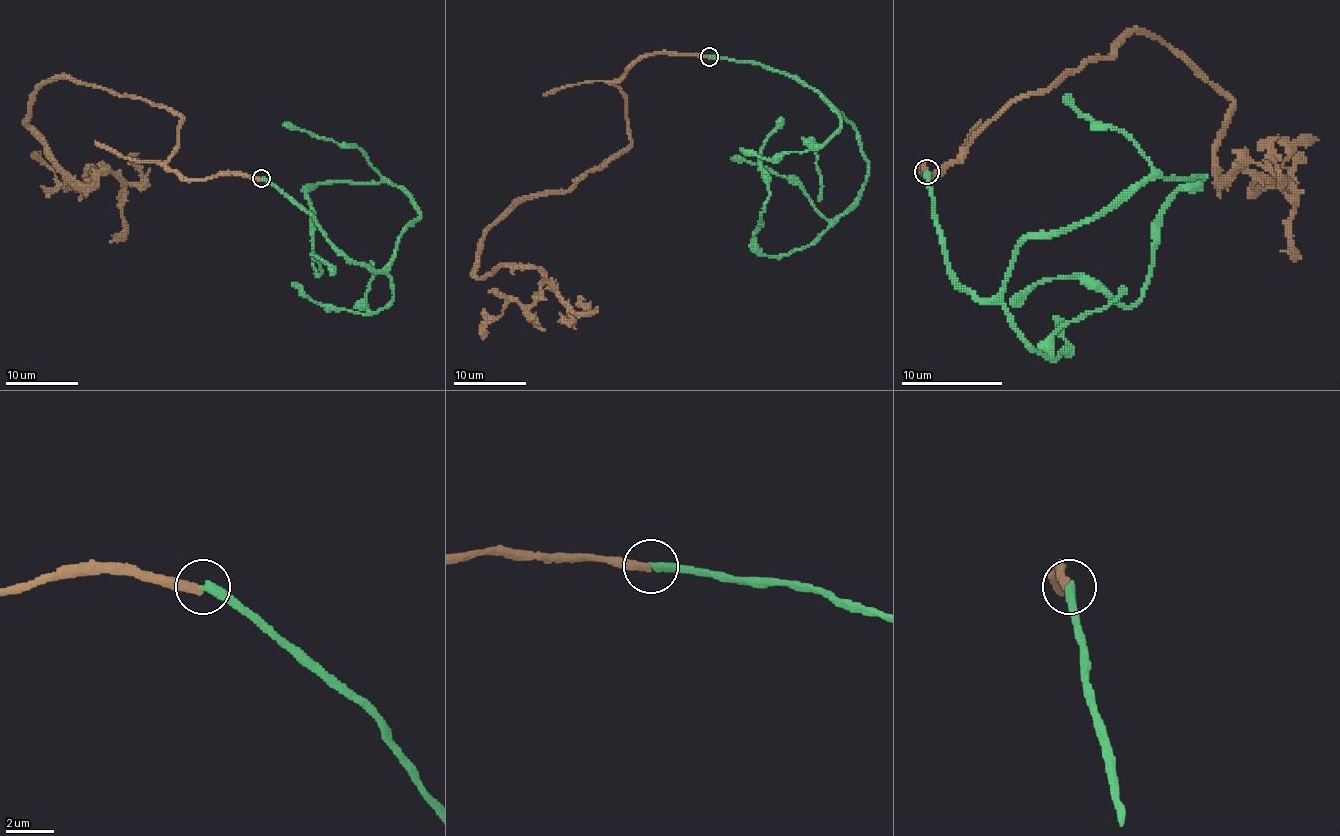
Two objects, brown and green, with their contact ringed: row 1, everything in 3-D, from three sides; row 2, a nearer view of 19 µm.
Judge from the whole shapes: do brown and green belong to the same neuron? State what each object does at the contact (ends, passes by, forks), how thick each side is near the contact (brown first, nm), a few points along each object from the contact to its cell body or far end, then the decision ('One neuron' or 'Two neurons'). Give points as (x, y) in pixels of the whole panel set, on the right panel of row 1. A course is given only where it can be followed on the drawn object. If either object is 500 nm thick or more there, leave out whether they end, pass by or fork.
At the ring brown ends. At the ring green ends. Thickness 380 nm (brown) against 340 nm. Course of brown: (927, 172), (1015, 99), (1154, 34), (1227, 97), (1215, 177), (1260, 162), (1293, 188), (1293, 261). Course of green: (927, 172), (980, 299), (1028, 238), (1202, 177), (1134, 304), (1076, 278), (1010, 304). Two neurons

